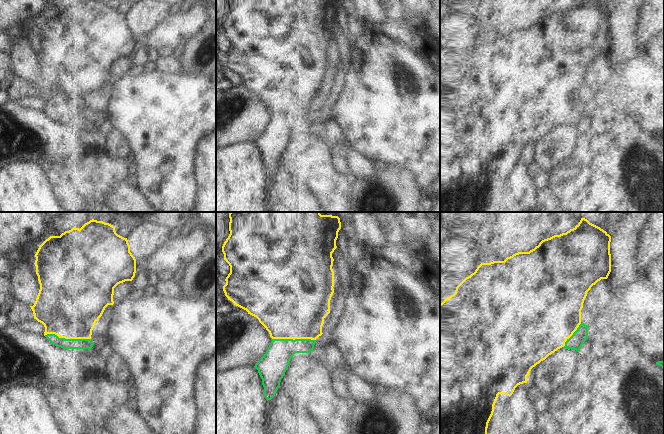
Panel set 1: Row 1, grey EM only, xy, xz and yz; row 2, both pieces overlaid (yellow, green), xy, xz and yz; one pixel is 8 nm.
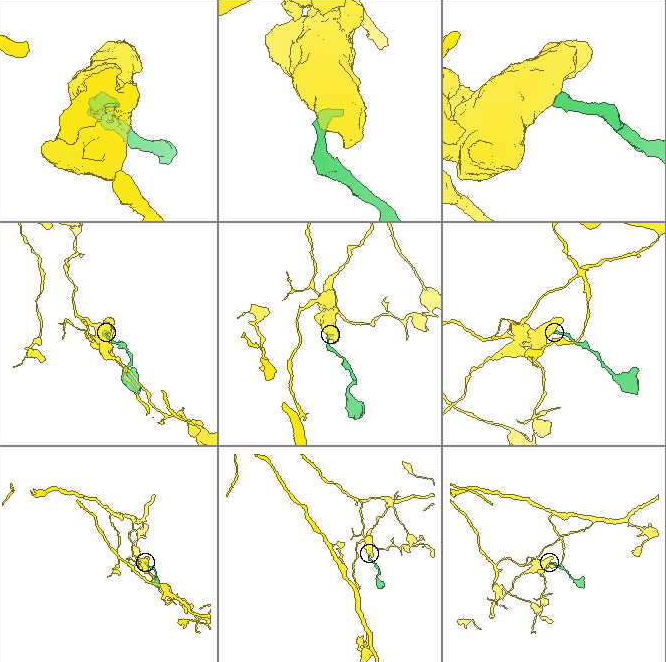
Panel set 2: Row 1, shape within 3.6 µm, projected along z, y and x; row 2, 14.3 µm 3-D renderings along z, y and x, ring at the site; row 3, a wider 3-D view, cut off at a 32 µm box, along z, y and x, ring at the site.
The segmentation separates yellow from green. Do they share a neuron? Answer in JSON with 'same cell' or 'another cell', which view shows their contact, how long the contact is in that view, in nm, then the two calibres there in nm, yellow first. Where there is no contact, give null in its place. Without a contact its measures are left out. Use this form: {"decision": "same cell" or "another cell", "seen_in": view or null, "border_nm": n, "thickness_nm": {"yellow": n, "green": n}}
{"decision": "same cell", "seen_in": "xy", "border_nm": 380, "thickness_nm": {"yellow": 480, "green": 80}}

